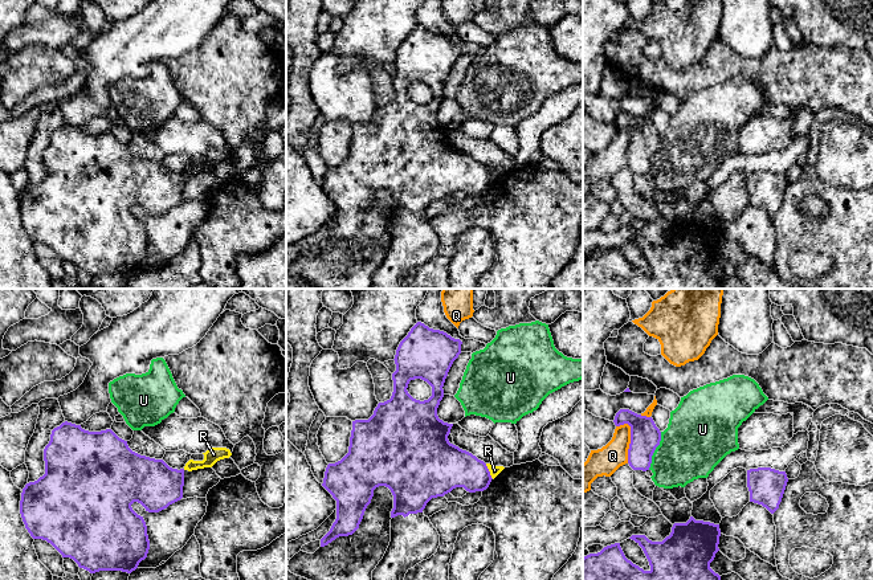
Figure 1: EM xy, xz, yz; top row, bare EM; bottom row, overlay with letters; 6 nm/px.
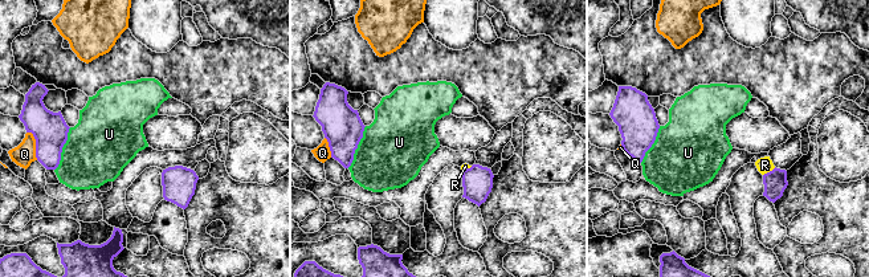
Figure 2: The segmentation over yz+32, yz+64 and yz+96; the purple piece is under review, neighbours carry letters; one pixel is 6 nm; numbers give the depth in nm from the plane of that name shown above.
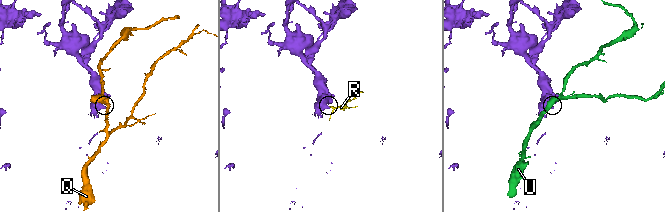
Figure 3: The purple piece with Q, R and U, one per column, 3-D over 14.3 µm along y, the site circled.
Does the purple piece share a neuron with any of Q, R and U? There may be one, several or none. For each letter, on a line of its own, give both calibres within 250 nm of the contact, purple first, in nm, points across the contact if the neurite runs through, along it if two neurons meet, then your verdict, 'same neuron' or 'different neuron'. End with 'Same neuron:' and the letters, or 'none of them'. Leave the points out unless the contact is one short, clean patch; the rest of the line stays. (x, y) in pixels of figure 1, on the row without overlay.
Q: 180 nm thick on the purple side, 170 nm on the other; different neuron
R: 260 nm thick on the purple side, 60 nm on the other; border along xz (485, 167), (493, 182); different neuron
U: 180 nm thick on the purple side, 380 nm on the other; different neuron
Same neuron: none of them

